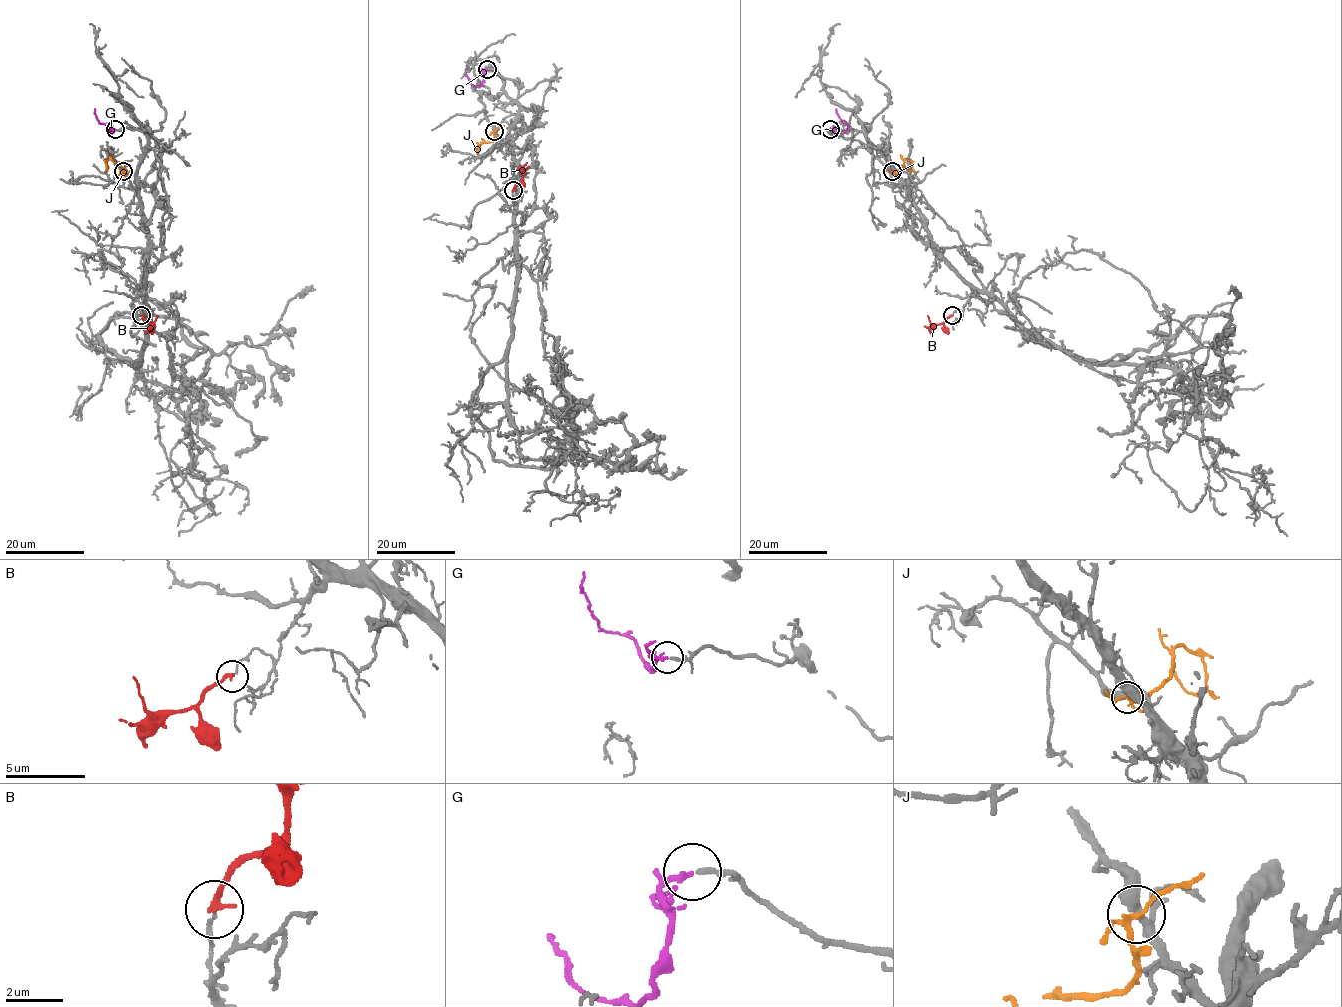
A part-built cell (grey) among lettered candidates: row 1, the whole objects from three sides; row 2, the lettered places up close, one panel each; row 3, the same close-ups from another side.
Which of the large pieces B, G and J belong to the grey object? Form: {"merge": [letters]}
{"merge": ["G"]}

